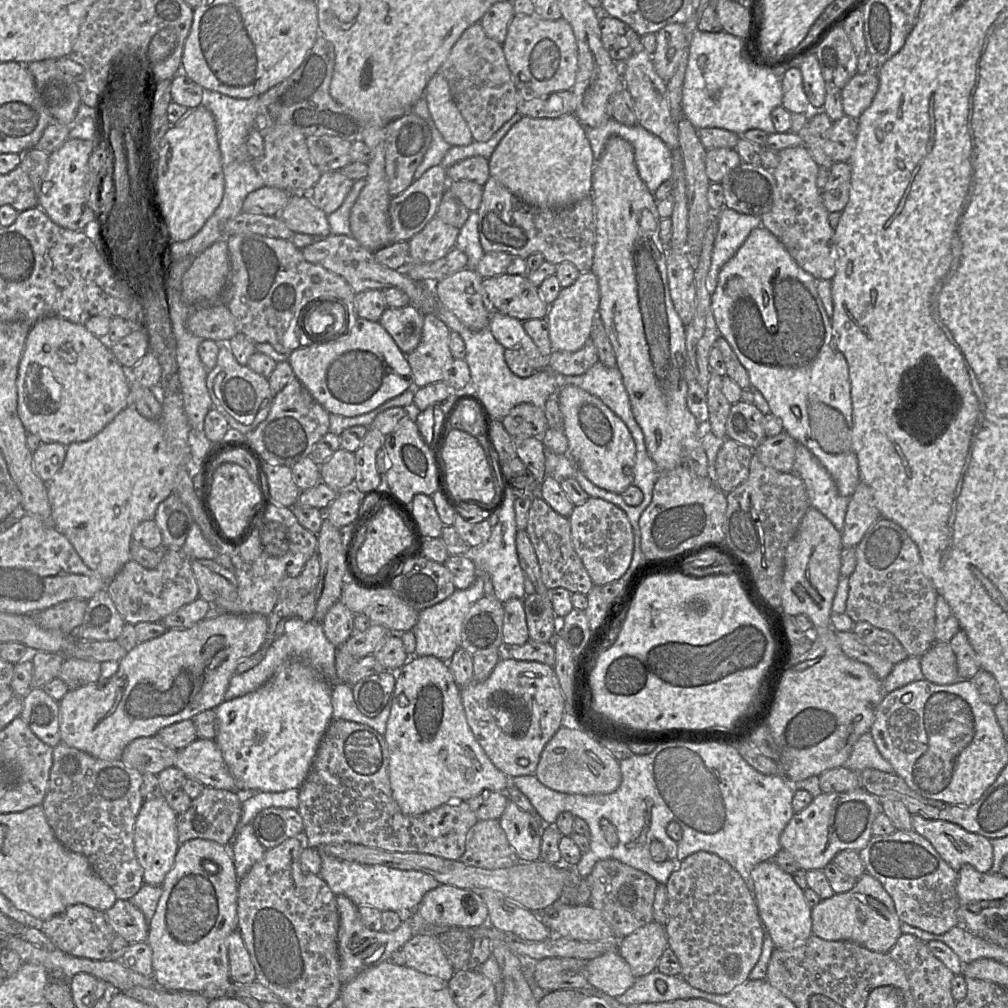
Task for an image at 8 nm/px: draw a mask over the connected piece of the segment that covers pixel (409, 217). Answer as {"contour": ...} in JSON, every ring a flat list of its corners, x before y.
{"contour":[[439,164,428,169,405,191,391,198,389,204,389,221,393,243,410,240,436,216,448,182,446,168]]}

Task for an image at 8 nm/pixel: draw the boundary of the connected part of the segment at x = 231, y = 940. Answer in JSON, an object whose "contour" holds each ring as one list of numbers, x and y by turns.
{"contour":[[238,929,228,937,227,951,231,981,235,984,250,984,256,981,250,954]]}

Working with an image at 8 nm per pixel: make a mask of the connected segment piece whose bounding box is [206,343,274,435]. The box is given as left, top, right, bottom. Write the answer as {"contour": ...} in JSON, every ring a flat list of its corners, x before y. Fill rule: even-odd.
{"contour":[[219,343,216,366,208,371,206,384,215,408,227,420,231,433,245,435,254,430,268,416,274,394,269,381,247,365,240,365,228,343]]}

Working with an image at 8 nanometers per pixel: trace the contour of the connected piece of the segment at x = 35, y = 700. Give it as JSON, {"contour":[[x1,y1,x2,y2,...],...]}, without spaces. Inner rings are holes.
{"contour":[[33,688,23,698,20,717,44,743,54,748,61,742,59,702,42,688]]}

